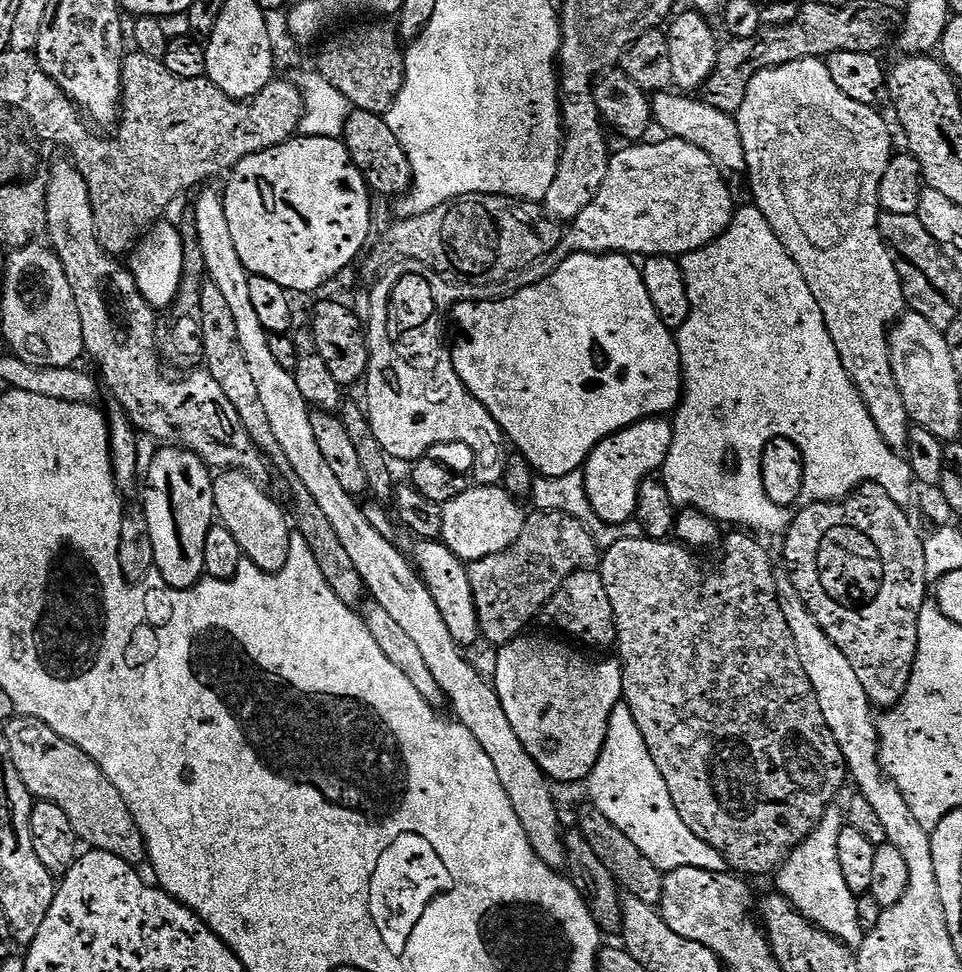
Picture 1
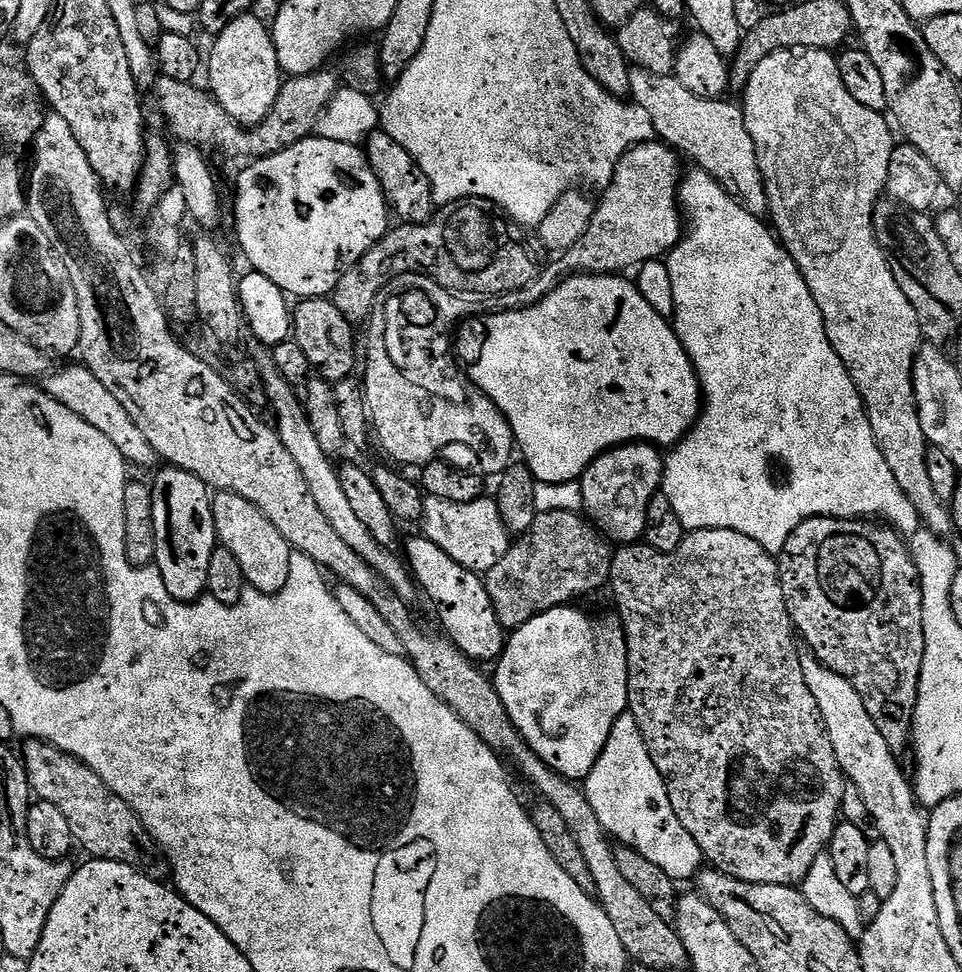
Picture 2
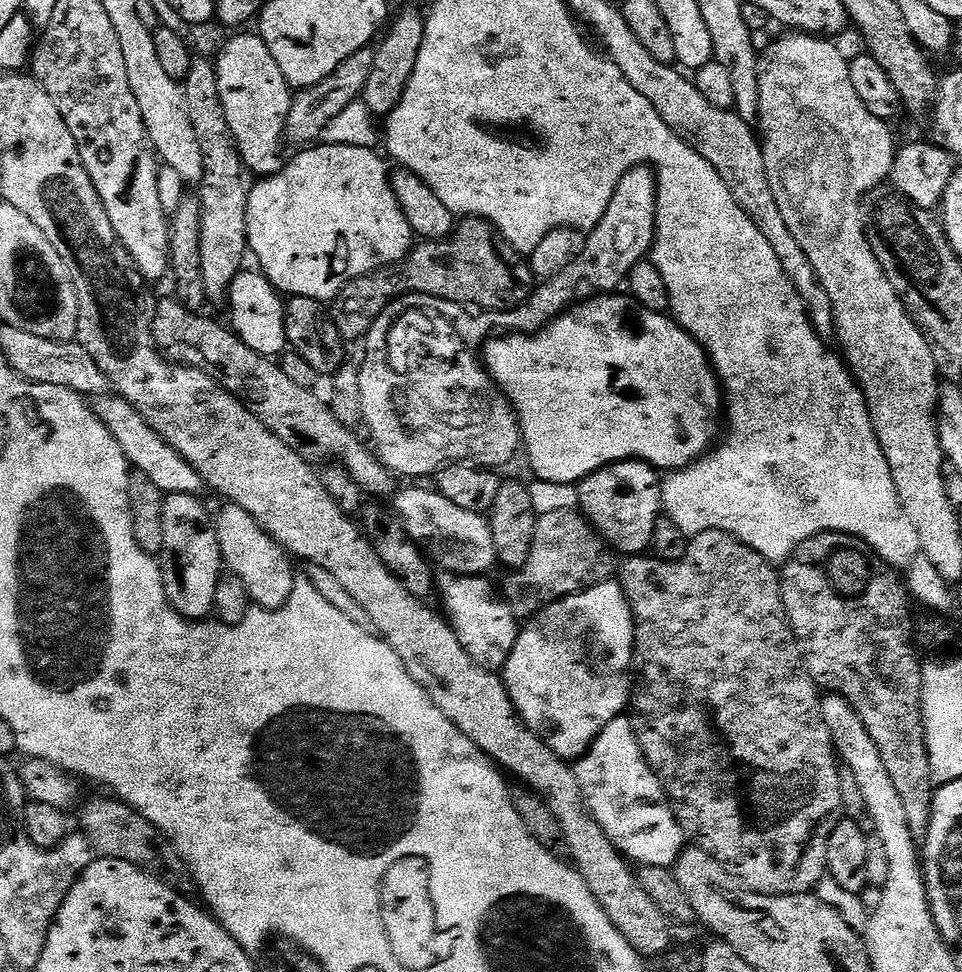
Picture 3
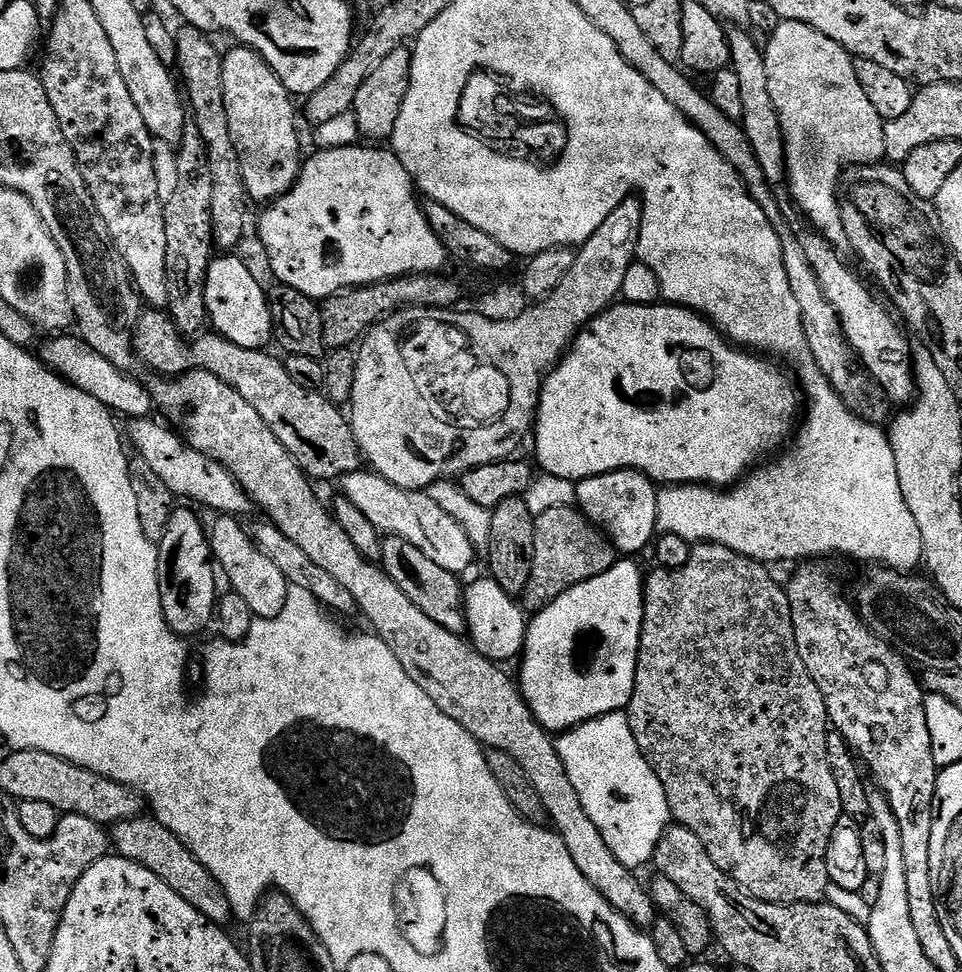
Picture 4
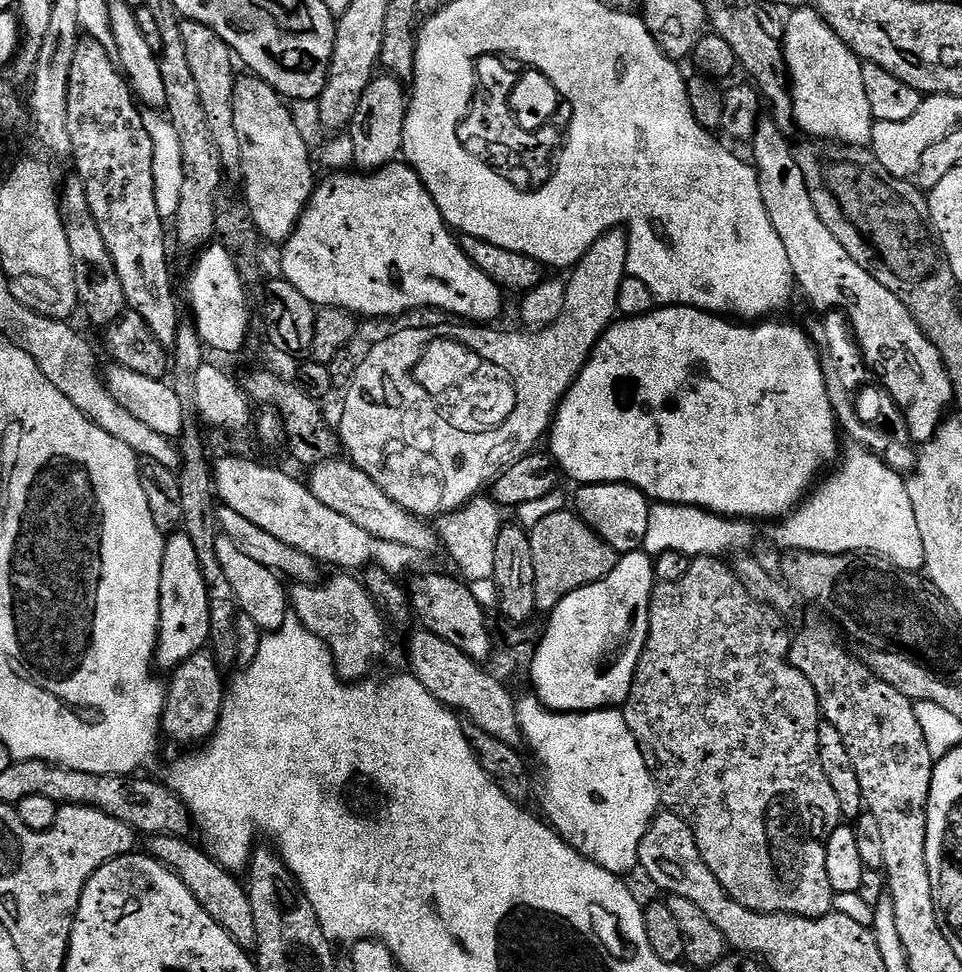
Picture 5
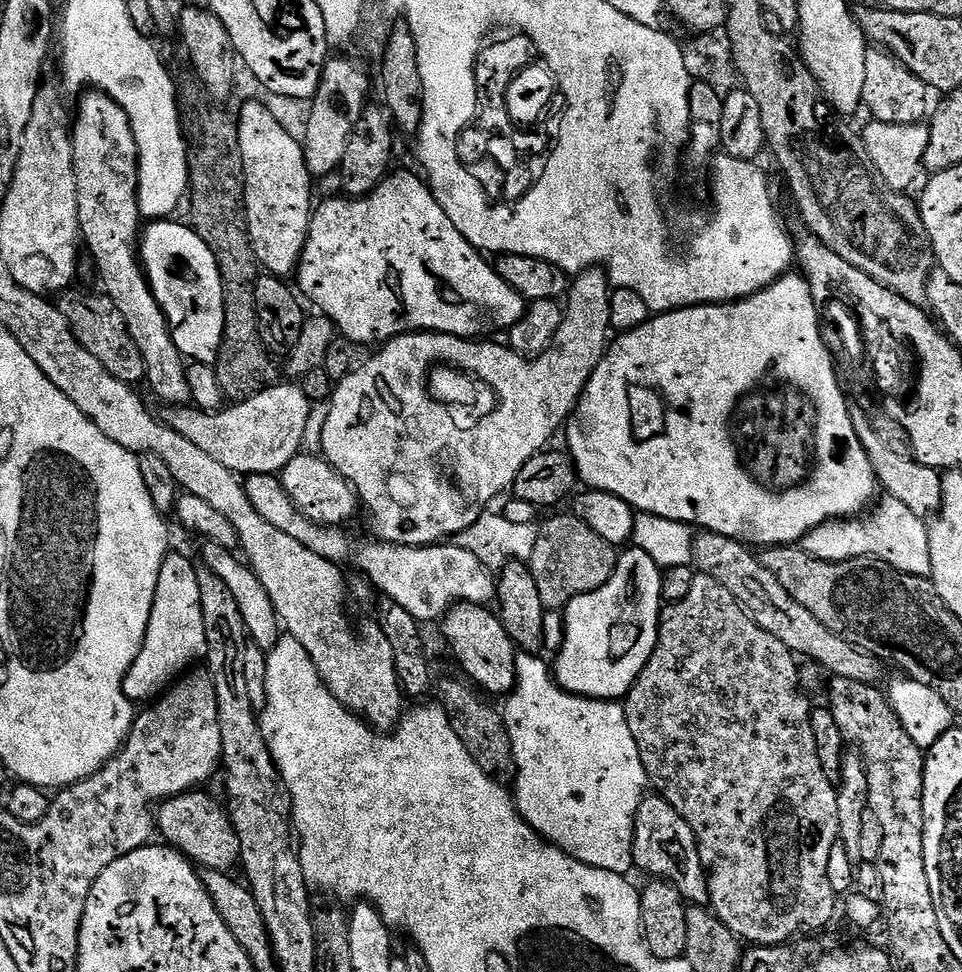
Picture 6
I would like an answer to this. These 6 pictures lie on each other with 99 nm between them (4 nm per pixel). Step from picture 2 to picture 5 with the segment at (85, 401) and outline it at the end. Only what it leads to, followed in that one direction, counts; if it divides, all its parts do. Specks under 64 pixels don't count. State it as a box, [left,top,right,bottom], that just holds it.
[212,456,418,578]

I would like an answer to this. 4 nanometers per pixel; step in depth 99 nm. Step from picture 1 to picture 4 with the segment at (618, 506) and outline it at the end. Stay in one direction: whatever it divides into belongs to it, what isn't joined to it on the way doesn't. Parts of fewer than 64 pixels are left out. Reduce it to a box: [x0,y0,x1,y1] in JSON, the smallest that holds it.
[576,469,658,556]

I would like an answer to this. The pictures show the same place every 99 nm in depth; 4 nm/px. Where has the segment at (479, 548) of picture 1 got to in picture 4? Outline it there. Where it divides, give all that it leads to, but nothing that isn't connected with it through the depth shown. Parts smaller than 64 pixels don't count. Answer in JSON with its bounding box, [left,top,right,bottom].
[342,470,478,574]

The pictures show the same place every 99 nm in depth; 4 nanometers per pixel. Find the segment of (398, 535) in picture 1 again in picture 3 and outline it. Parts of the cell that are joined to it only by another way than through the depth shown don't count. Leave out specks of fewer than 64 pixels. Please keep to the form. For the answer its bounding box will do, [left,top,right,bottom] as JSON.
[438,571,518,666]

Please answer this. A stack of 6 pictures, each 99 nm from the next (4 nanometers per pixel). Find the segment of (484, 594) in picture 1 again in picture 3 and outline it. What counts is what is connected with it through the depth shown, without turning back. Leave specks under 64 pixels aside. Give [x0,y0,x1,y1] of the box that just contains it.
[503,509,618,617]

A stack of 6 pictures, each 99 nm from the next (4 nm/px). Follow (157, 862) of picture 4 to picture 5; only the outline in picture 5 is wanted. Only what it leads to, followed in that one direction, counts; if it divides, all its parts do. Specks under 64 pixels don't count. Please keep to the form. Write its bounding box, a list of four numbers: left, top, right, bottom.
[147,836,256,954]

